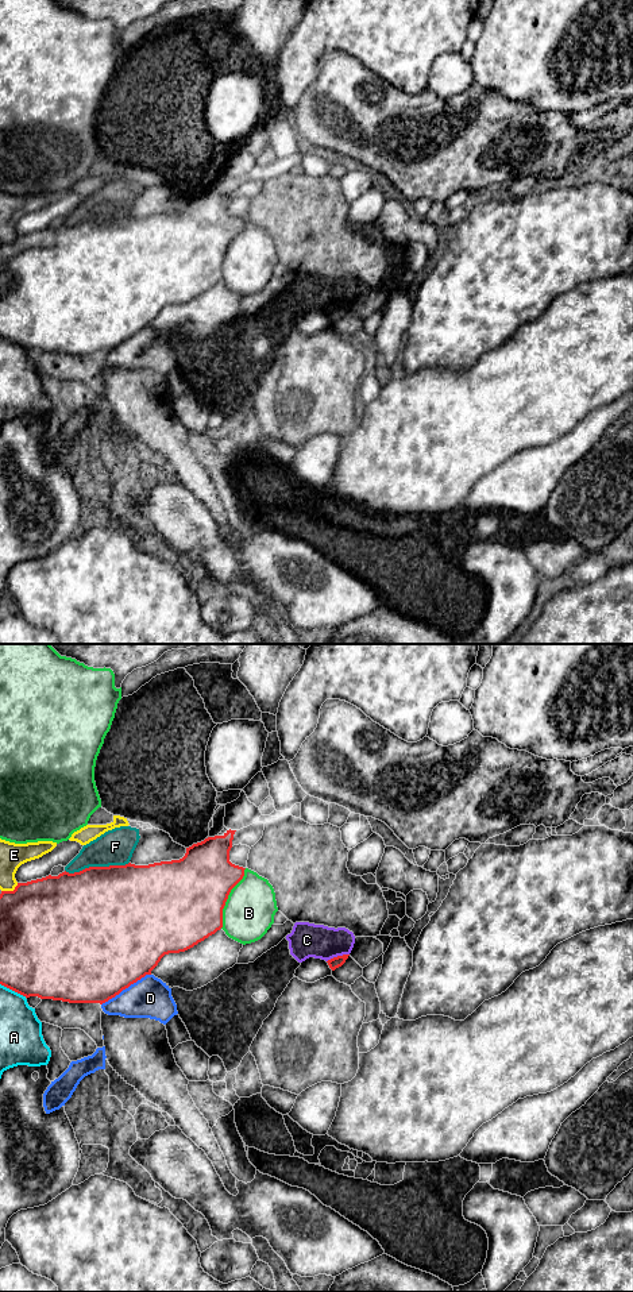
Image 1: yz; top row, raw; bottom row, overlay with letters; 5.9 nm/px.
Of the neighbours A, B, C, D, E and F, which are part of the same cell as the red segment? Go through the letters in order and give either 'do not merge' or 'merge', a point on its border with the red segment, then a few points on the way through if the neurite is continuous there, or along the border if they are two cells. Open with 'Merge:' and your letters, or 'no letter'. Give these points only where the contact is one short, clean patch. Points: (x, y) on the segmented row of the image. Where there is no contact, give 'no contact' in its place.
Merge: no letter
A: do not merge; meets red in yz at (14, 990)
B: do not merge; meets red in yz at (227, 898)
C: do not merge; meets red in yz at (338, 956); border along yz (348, 953), (334, 956), (327, 961)
D: do not merge; meets red in yz at (126, 987)
E: do not merge; meets red in yz at (10, 891)
F: do not merge; meets red in yz at (96, 867)

